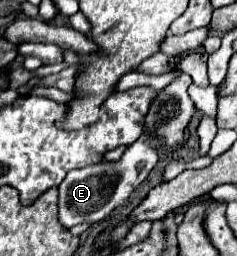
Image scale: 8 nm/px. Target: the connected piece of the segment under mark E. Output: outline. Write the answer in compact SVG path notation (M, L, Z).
M140 136L134 144L128 146L124 156L118 162L98 162L86 168L70 170L66 178L58 184L58 222L66 228L72 228L82 222L102 222L118 206L122 206L134 188L150 174L158 162L158 152L150 146L146 136Z

